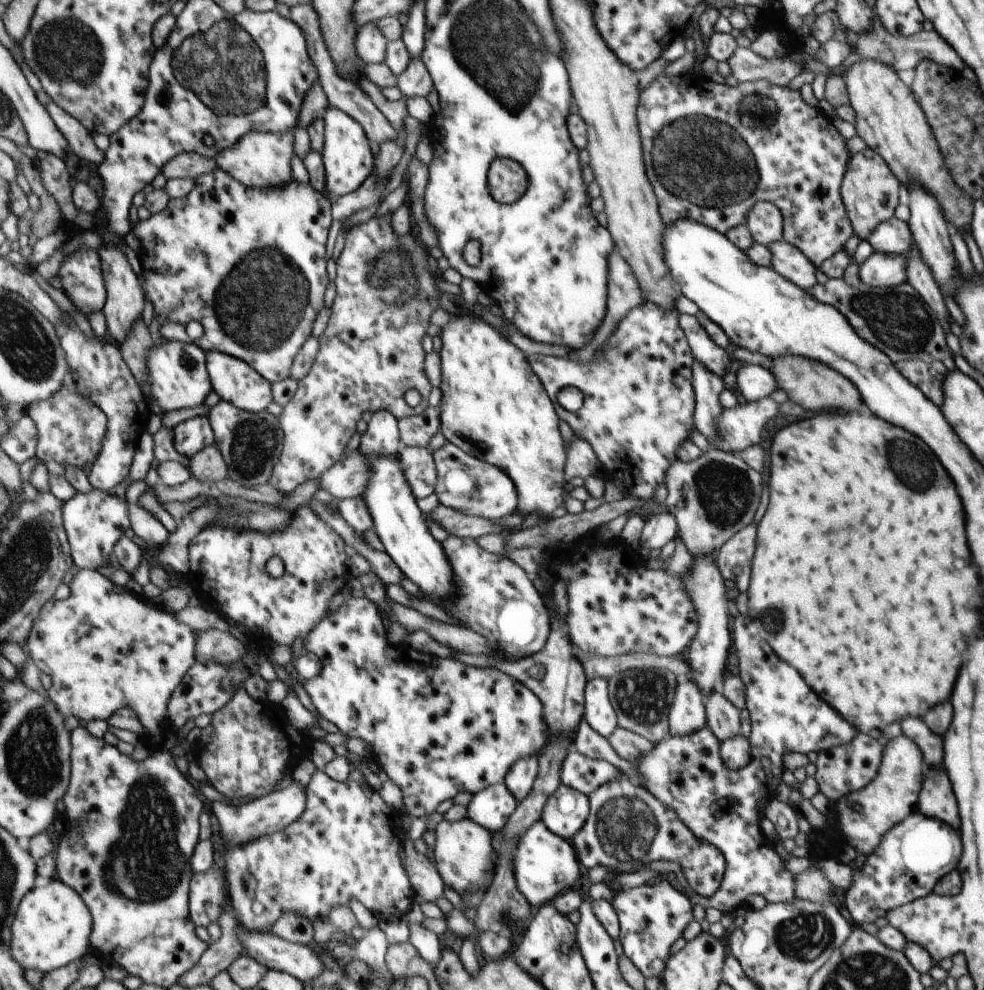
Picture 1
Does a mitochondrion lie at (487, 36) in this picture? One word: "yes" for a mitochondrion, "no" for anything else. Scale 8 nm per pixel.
yes

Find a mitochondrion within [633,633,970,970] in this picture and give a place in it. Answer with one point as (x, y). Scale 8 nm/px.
(804, 937)

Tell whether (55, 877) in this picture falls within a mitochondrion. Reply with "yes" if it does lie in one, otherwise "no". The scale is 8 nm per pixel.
no

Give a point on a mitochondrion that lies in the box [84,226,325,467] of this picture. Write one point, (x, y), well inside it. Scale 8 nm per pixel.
(262, 298)

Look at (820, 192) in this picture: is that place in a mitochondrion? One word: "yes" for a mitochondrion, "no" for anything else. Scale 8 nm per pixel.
no

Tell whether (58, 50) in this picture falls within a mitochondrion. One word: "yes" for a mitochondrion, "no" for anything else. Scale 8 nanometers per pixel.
yes

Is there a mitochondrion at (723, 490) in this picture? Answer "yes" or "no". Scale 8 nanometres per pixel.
yes

